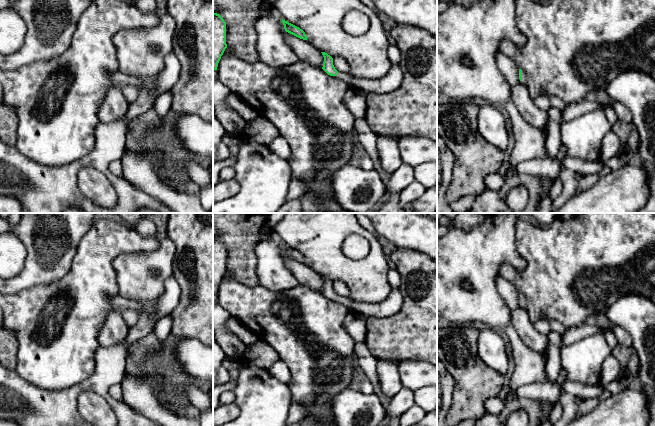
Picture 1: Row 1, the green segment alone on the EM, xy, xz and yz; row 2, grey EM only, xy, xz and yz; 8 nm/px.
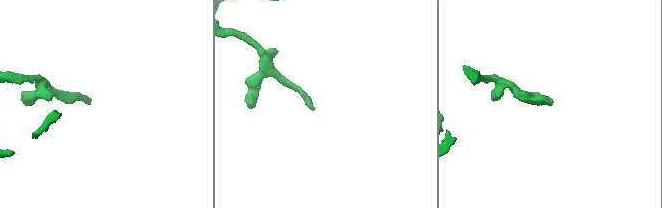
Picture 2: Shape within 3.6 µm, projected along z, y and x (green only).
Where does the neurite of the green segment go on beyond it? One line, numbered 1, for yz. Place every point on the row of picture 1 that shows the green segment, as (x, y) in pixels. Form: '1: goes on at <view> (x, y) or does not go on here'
1: goes on at yz (523, 75)

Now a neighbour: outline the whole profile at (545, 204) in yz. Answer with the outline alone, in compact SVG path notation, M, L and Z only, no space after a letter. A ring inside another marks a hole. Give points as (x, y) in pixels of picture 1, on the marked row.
M546 196L539 201L535 213L552 213L552 211L552 200L549 196Z

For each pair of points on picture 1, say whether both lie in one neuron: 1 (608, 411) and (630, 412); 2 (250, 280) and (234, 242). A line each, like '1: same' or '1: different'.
1: same
2: same

